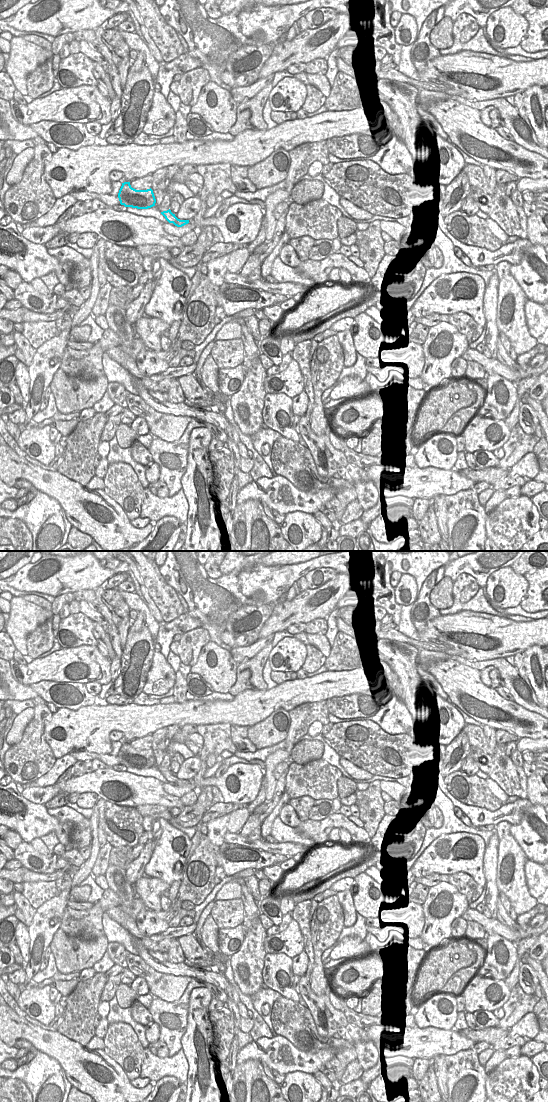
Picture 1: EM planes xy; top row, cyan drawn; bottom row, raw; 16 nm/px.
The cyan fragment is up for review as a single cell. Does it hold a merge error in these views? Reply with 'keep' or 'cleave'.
keep

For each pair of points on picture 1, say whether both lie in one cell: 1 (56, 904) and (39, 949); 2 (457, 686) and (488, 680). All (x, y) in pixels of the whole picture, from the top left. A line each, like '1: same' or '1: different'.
1: same
2: different

